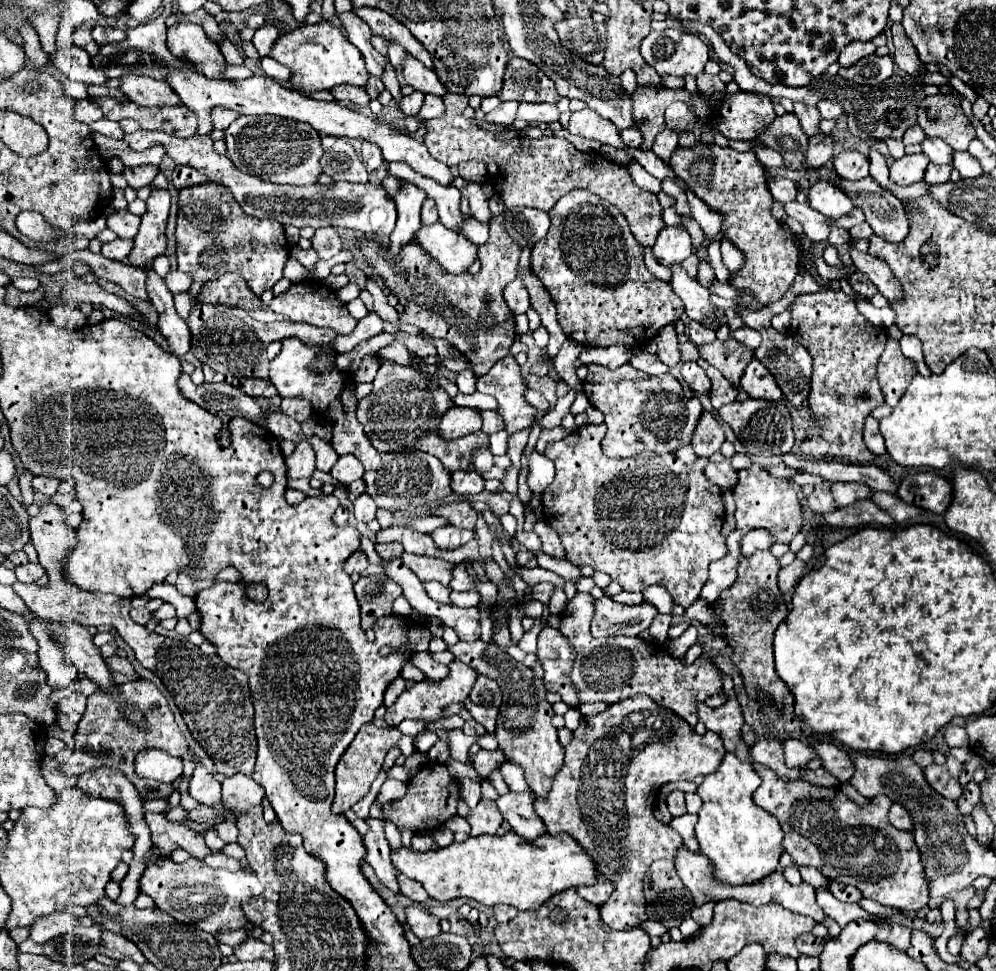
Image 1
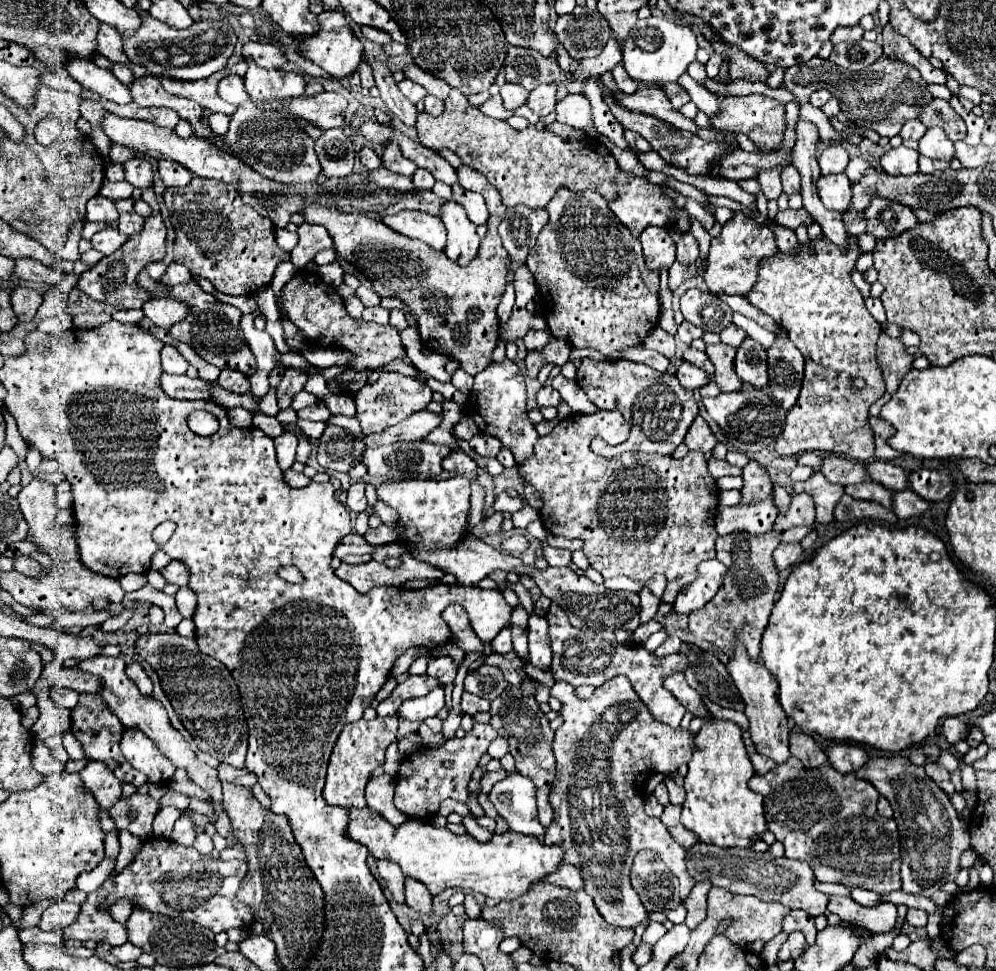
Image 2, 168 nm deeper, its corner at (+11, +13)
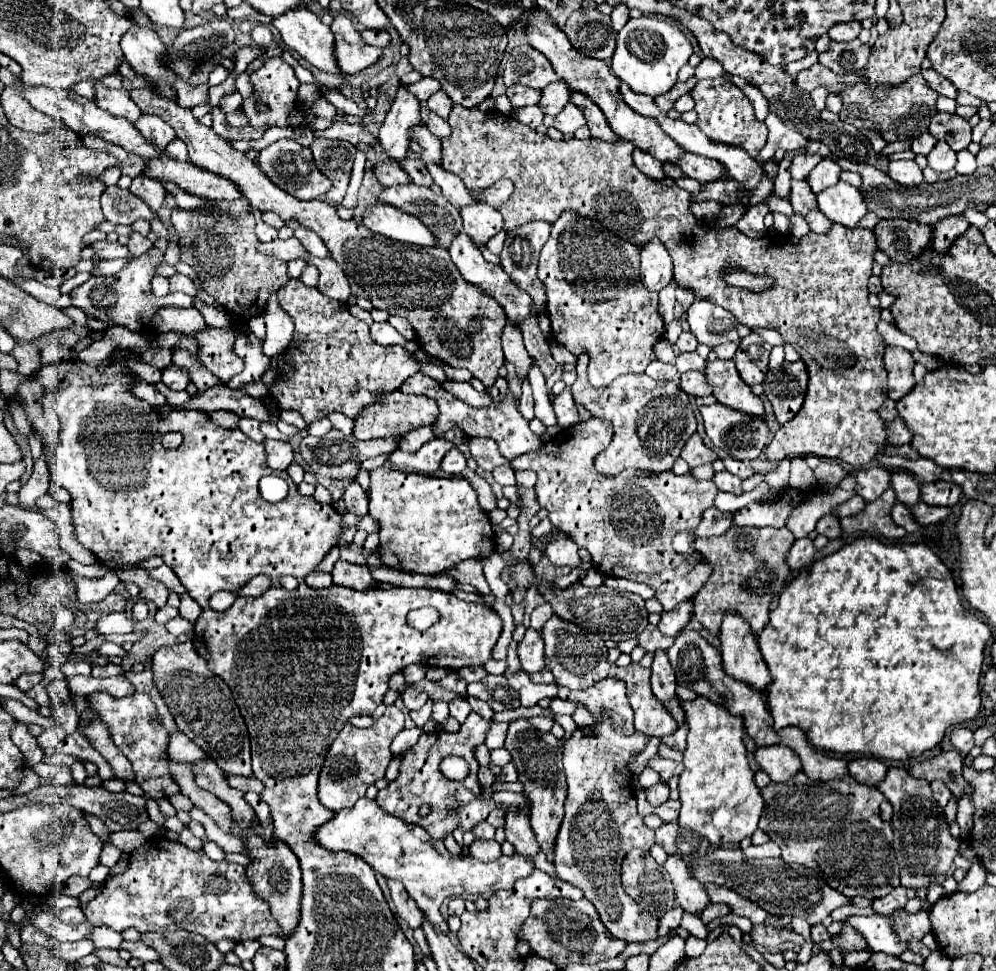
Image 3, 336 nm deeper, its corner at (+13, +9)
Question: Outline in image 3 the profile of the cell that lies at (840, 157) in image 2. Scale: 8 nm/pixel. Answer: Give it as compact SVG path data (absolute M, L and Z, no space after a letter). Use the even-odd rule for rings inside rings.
M824 157L824 159L810 171L810 175L808 175L808 183L810 183L812 191L814 191L814 193L820 193L820 191L824 191L826 187L836 185L840 171L842 171L842 169L840 169L840 165L838 165L834 159Z

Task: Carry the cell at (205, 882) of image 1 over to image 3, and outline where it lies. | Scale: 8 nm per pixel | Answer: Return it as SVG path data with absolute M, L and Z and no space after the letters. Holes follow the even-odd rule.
M160 833L144 843L144 857L138 857L138 849L130 857L130 867L122 875L108 877L104 889L82 907L92 925L108 925L114 931L136 927L140 933L186 929L204 935L212 943L222 937L238 943L262 935L280 935L270 907L256 897L242 865L212 861L206 853L190 851Z

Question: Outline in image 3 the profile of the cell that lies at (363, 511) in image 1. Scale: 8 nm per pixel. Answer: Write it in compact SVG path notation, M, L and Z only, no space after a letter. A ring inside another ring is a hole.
M350 483L344 491L344 505L348 513L354 513L358 517L368 515L368 495L362 491L358 483Z

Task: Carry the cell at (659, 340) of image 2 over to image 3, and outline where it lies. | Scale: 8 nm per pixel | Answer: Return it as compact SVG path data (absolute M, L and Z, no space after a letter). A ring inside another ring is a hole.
M664 337L656 343L656 347L654 347L654 355L656 355L656 359L662 361L662 363L670 363L670 365L674 365L674 361L676 361L676 353L672 351L670 341L664 339Z

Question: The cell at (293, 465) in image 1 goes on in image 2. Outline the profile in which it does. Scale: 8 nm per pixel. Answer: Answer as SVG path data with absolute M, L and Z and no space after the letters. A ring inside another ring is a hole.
M282 433L280 437L274 439L276 443L276 457L278 457L278 465L282 471L290 469L294 465L294 455L296 455L296 445L298 445L298 439L294 433Z

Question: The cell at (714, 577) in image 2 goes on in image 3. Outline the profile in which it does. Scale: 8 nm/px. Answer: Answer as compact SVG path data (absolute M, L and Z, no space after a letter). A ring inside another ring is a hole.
M682 601L678 603L672 611L664 611L662 613L662 621L658 623L658 629L666 635L674 635L678 633L680 629L686 627L686 623L690 621L692 617L692 611L694 611L694 603L692 601Z

